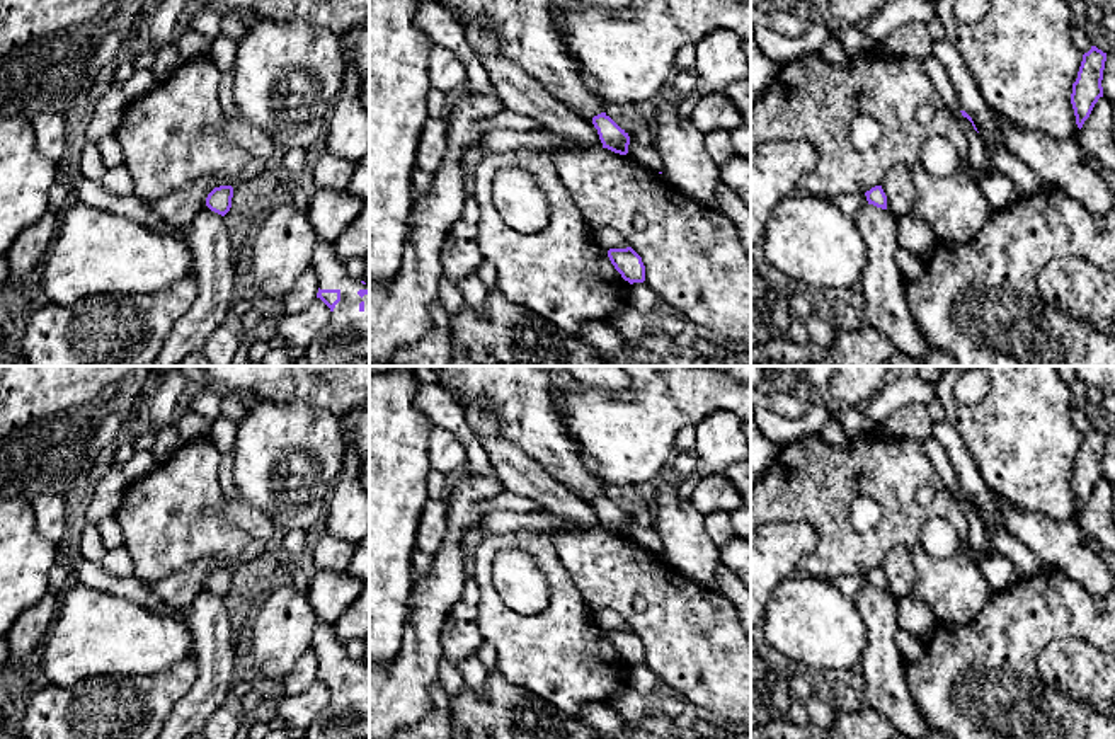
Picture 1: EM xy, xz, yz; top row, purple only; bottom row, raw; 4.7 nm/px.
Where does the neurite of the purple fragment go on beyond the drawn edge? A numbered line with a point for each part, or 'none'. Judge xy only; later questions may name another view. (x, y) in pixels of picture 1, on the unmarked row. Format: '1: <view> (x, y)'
1: xy (346, 716)

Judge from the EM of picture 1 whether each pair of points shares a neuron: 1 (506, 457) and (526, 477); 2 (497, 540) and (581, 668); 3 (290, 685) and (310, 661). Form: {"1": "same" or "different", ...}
{"1": "same", "2": "same", "3": "same"}

